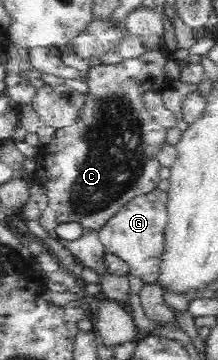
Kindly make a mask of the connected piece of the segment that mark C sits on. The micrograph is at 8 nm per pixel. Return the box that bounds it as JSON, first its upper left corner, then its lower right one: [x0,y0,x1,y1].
[38,41,177,273]

